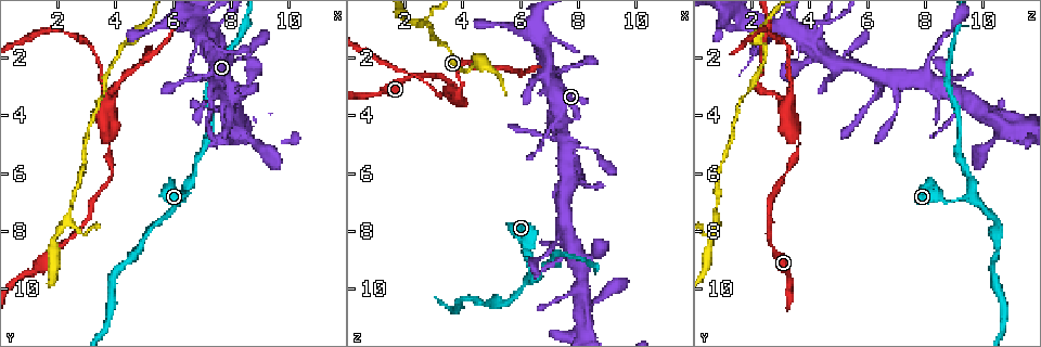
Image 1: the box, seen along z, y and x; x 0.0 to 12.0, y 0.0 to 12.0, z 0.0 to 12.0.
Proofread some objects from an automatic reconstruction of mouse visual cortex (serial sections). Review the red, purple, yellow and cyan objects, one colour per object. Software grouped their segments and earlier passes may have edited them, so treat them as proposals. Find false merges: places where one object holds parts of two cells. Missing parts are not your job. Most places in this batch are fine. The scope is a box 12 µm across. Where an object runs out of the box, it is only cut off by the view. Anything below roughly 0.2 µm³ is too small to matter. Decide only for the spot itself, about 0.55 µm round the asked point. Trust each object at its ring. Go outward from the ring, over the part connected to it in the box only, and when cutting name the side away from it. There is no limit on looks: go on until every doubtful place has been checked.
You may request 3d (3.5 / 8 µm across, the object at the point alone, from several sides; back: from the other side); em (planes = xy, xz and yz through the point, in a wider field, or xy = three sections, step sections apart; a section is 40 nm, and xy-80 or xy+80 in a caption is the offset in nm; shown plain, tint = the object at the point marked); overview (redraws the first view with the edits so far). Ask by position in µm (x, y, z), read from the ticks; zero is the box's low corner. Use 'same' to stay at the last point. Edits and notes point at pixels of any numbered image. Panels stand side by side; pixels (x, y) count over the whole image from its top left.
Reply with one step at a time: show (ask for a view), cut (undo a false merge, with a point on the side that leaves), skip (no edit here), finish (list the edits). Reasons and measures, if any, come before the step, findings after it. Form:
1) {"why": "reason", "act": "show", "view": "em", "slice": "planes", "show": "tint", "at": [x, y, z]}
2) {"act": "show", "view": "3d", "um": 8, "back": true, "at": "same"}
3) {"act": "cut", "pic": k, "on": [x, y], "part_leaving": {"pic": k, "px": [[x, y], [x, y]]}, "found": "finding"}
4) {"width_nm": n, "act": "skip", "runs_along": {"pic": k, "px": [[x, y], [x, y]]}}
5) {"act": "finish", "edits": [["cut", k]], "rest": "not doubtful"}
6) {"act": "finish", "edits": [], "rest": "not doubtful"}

{"act": "show", "view": "3d", "um": 3.5, "at": [7.1, 0.8, 4.5]}

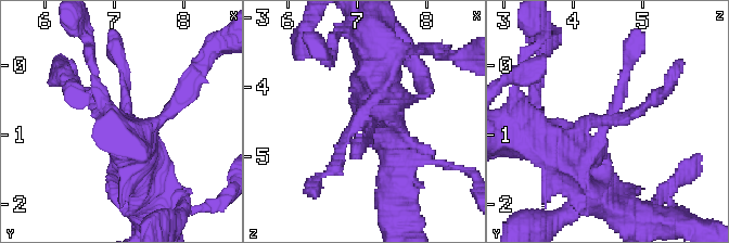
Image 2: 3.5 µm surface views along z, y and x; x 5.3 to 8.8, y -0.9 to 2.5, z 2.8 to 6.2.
{"arms": 3, "arm_widths_nm": [150, 150, 400], "act": "show", "view": "em", "slice": "xy", "step": 5, "show": "tint", "at": [7.10, 0.85, 4.45]}

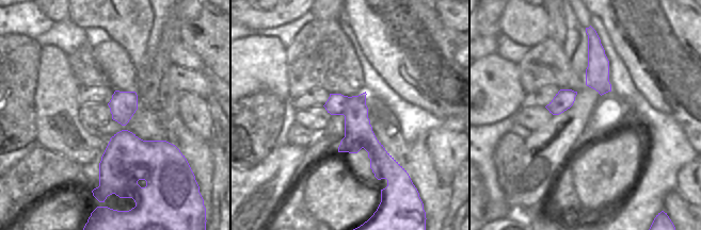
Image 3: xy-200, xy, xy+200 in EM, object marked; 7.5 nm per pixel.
{"why": "cut it another way", "act": "show", "view": "em", "slice": "xy", "step": 2, "show": "tint", "at": "same"}

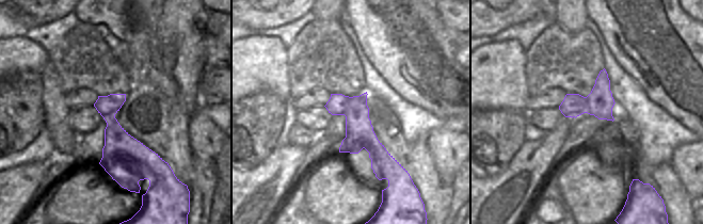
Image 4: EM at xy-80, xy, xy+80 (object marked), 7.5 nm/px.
{"act": "skip", "runs_along": {"pic": 4, "px": [[333, 96], [357, 121], [386, 174]]}, "found": "one cell here"}

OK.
{"why": "a fork", "act": "show", "view": "3d", "um": 3.5, "at": [3.6, 3.6, 3.2]}

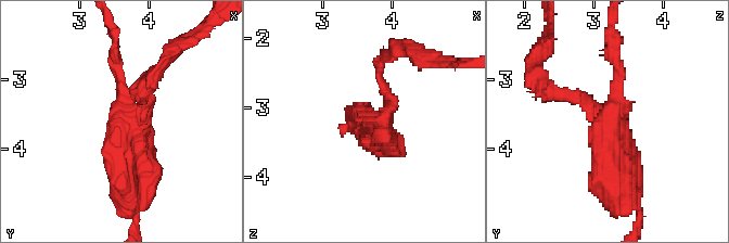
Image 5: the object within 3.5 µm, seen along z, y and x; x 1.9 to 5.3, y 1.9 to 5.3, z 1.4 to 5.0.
{"act": "show", "view": "em", "slice": "xy", "step": 5, "show": "tint", "at": [3.65, 3.65, 3.20]}

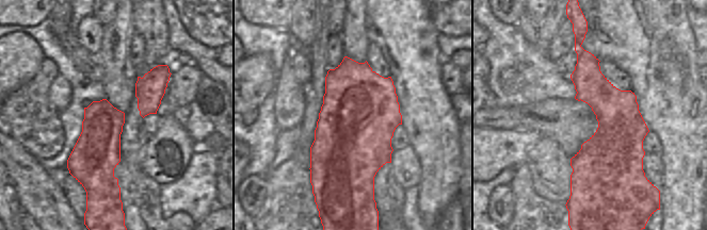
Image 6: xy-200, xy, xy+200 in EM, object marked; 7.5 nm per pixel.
{"act": "cut", "pic": 5, "on": [117, 67], "found": "a second cell is stuck on"}

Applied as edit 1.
{"why": "redraw", "act": "show", "view": "overview"}

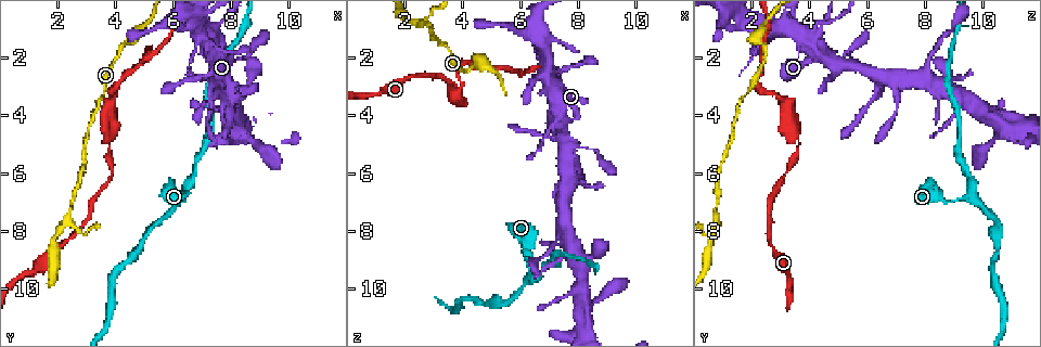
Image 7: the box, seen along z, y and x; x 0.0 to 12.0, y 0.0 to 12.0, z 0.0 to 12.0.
{"why": "sharp bend", "act": "show", "view": "3d", "um": 3.5, "at": [2.3, 7.7, 0.7]}

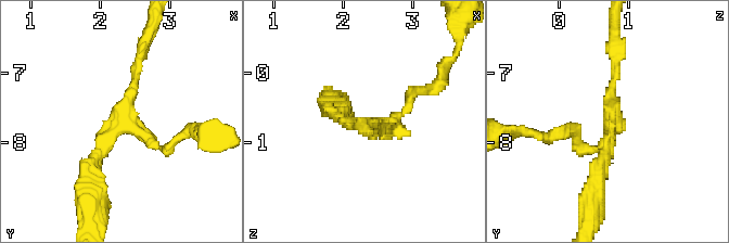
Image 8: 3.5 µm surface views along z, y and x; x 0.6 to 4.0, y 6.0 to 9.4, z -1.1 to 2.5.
{"arms": 3, "arm_widths_nm": [150, 150, 200], "act": "show", "view": "em", "slice": "xy", "step": 1, "show": "tint", "at": [2.30, 7.70, 0.80]}

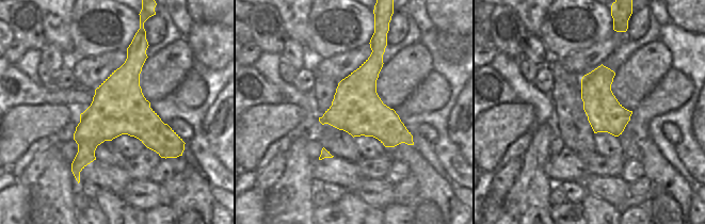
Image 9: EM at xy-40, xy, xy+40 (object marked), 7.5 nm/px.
{"act": "skip", "runs_along": {"pic": 9, "px": [[142, 46], [77, 170]]}, "found": "continuous, no second cell"}

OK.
{"act": "finish", "edits": [["cut", 5]], "rest": "not doubtful"}

